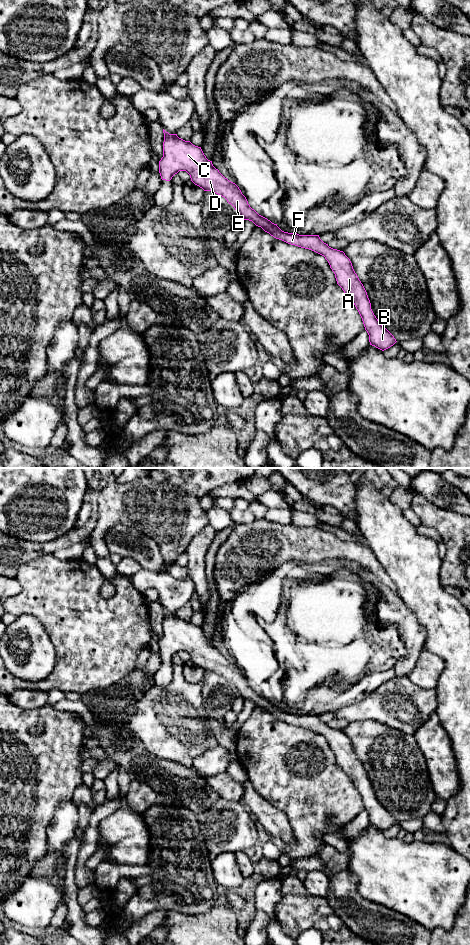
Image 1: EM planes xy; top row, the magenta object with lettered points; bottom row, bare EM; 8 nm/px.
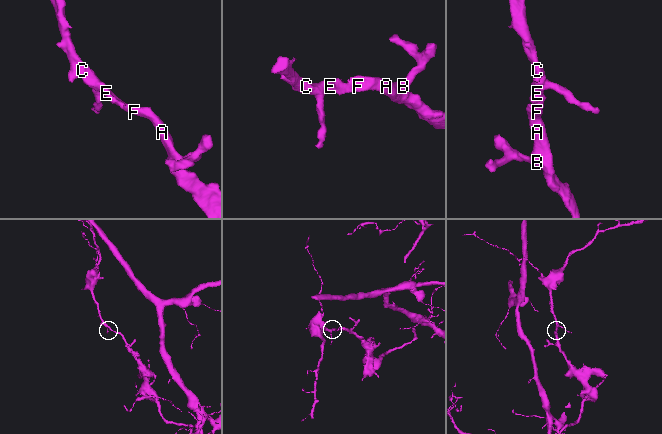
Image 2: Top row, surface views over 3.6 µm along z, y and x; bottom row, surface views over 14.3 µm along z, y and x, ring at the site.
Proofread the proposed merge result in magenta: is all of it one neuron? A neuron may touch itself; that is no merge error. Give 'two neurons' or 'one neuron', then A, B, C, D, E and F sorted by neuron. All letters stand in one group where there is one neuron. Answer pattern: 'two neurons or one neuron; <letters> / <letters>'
one neuron; A B C D E F

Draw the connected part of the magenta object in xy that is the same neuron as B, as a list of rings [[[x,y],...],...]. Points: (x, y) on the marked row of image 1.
[[[164,129],[163,133],[163,157],[159,161],[162,180],[170,181],[179,171],[186,171],[195,185],[204,191],[211,191],[224,197],[244,220],[252,221],[276,239],[324,256],[335,274],[337,284],[358,310],[369,335],[370,345],[384,351],[397,342],[374,315],[367,292],[355,273],[350,259],[343,251],[329,247],[319,235],[299,235],[282,231],[277,224],[259,215],[250,207],[239,187],[213,166],[201,147],[179,138],[177,134],[169,134]]]

